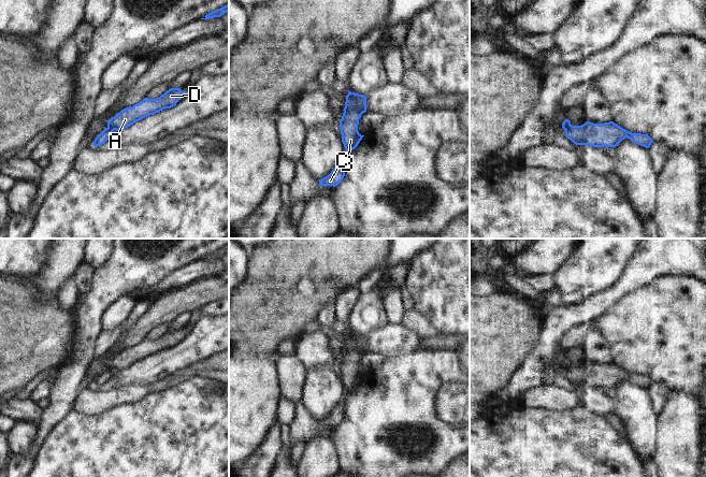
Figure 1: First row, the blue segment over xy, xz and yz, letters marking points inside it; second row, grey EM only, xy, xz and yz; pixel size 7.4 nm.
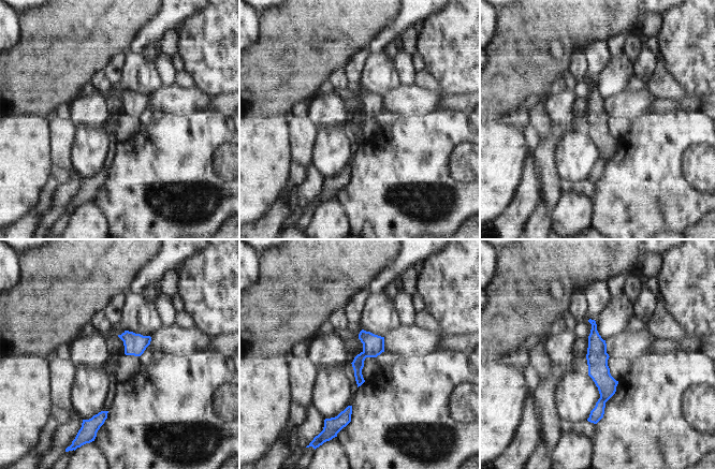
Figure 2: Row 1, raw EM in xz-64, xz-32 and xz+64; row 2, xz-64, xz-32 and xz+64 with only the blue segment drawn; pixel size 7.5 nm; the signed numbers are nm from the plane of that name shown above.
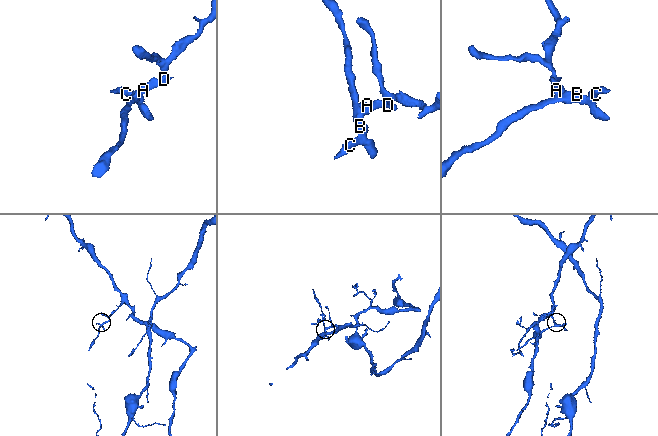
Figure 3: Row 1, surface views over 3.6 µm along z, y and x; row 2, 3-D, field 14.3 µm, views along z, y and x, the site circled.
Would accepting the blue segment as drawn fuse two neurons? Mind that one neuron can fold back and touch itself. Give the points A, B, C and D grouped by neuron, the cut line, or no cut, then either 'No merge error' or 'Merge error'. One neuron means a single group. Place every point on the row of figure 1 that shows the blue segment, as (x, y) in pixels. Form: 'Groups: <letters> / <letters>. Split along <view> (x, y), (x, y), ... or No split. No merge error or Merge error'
Groups: A D / B C. Split along xz (348, 94), (360, 115). Merge error.

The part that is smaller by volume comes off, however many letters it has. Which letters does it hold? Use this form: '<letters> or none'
B, C

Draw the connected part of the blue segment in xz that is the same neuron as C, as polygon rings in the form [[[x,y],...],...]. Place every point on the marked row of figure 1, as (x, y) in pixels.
[[[341,163],[341,164],[336,165],[328,176],[326,176],[321,179],[318,179],[320,188],[322,186],[333,186],[333,187],[335,187],[340,183],[342,183],[344,176],[345,176],[345,164]]]

